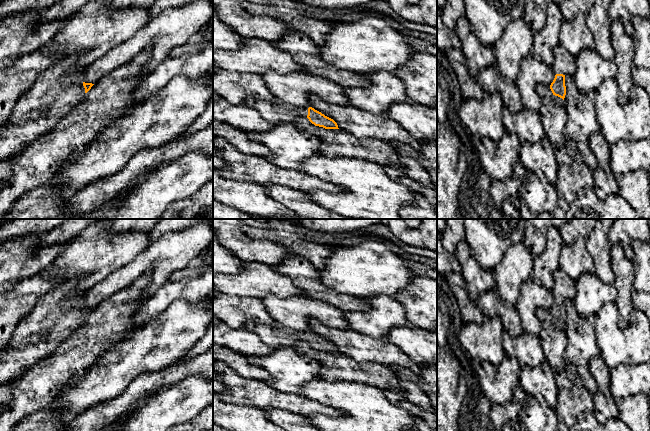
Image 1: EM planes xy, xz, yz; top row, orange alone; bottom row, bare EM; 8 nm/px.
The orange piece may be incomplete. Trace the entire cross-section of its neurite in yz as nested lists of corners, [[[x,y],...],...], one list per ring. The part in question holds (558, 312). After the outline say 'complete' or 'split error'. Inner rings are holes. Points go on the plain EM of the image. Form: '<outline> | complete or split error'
[[[556,298],[550,313],[554,319],[554,324],[558,327],[563,327],[566,319],[565,299]]] | split error

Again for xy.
[[[71,279],[42,296],[36,307],[17,325],[8,345],[2,350],[0,385],[18,377],[25,370],[53,353],[62,341],[86,321],[86,317],[94,308],[81,305],[82,297],[87,291],[76,293],[73,290],[76,284],[77,281]],[[40,330],[46,330],[47,332],[41,337],[40,341],[32,344],[29,341],[30,336]]] | split error

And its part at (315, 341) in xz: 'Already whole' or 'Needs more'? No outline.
Needs more

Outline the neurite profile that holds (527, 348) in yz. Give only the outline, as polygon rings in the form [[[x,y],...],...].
[[[504,331],[503,345],[505,355],[515,357],[521,367],[537,367],[546,360],[539,336],[533,336],[525,332],[519,336],[512,336]]]

